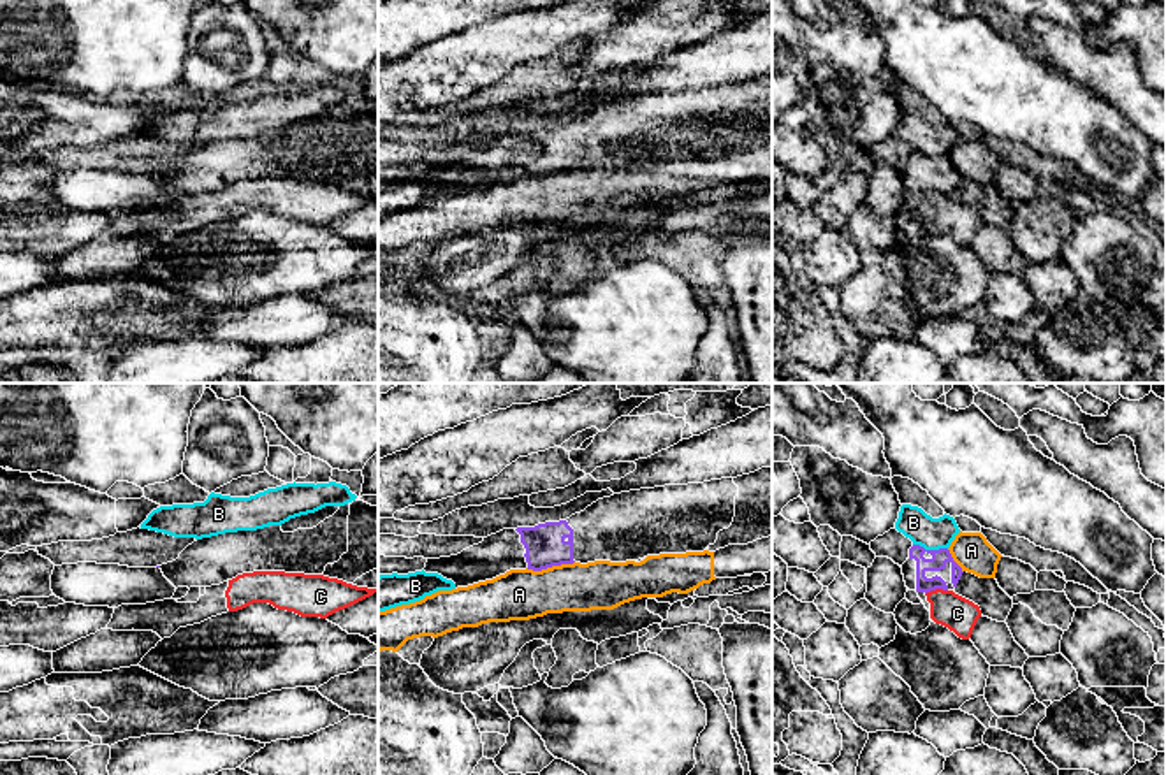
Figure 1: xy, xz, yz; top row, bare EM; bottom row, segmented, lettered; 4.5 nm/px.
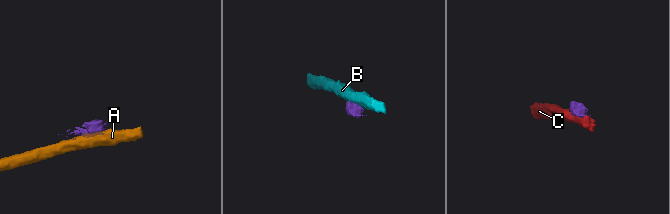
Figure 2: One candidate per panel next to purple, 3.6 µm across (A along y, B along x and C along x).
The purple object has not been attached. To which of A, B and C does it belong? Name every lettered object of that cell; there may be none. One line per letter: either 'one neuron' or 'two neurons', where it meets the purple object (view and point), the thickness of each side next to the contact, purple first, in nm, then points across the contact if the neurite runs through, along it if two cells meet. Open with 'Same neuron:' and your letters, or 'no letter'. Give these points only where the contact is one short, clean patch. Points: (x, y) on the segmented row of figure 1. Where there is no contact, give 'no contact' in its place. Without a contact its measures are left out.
Same neuron: no letter
A: two neurons; meets purple in xz at (549, 566); 190 nm thick on the purple side, 240 nm on the other; border along xz (574, 561), (540, 570), (526, 568)
B: two neurons; meets purple in yz at (931, 550); 80 nm thick on the purple side, 150 nm on the other; border along yz (913, 543), (924, 549), (947, 549)
C: two neurons; meets purple in yz at (936, 587); 80 nm thick on the purple side, 160 nm on the other; border along yz (947, 589), (931, 589), (925, 594)

